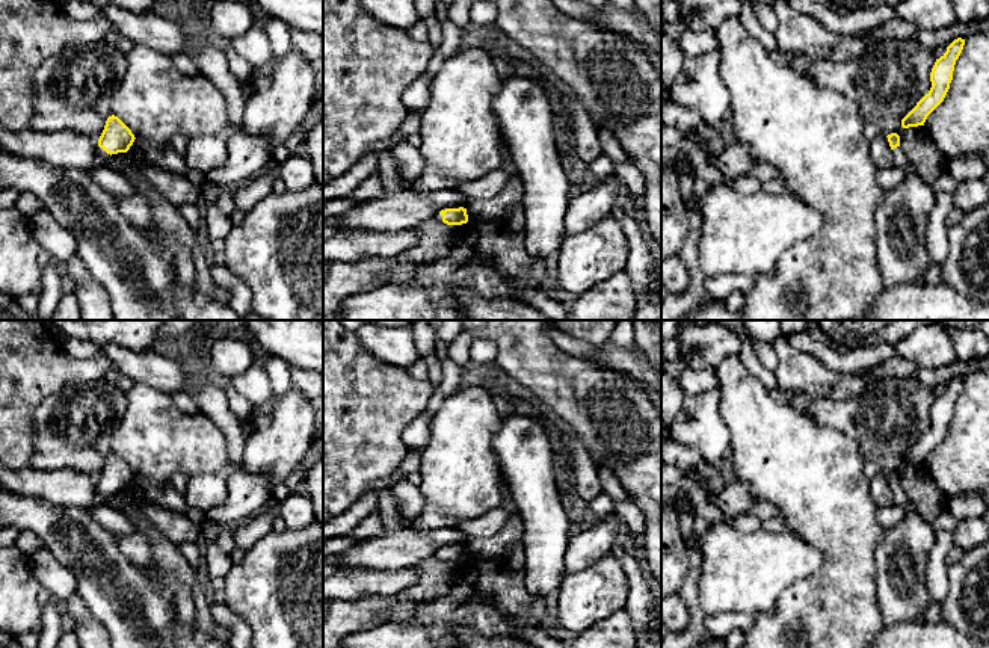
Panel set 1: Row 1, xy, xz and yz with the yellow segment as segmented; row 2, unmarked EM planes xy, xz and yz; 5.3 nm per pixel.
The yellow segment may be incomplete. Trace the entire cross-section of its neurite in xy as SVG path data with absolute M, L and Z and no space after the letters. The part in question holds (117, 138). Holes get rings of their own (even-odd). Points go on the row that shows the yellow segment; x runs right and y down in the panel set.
M115 115L109 116L98 139L95 162L88 168L59 168L33 157L0 151L0 189L32 192L77 245L92 278L109 295L113 320L245 320L228 305L196 305L195 290L174 284L174 264L168 251L157 251L118 210L116 196L94 180L92 172L112 154L127 153L134 142L131 130Z

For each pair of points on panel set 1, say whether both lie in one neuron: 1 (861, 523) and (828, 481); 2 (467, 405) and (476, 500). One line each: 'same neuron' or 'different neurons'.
1: same neuron
2: same neuron

